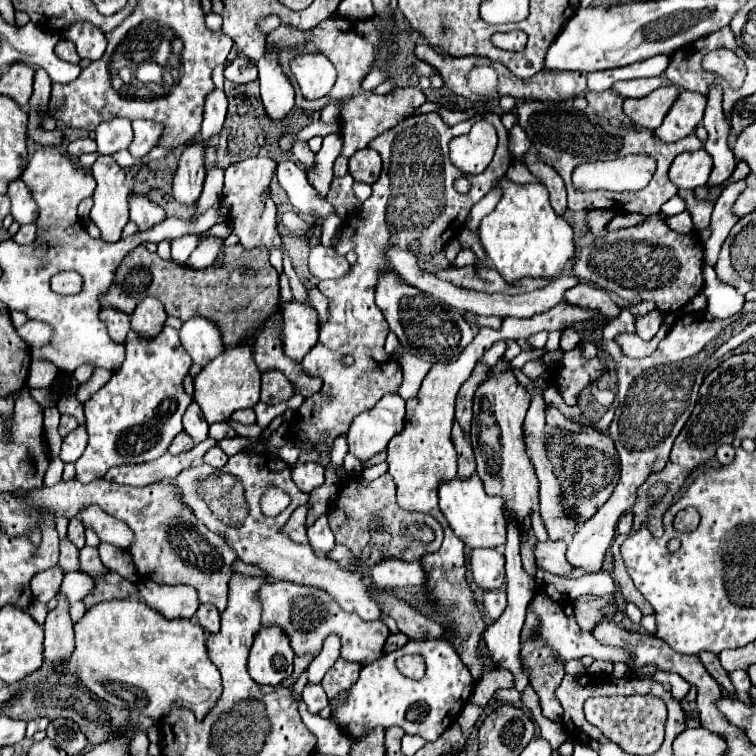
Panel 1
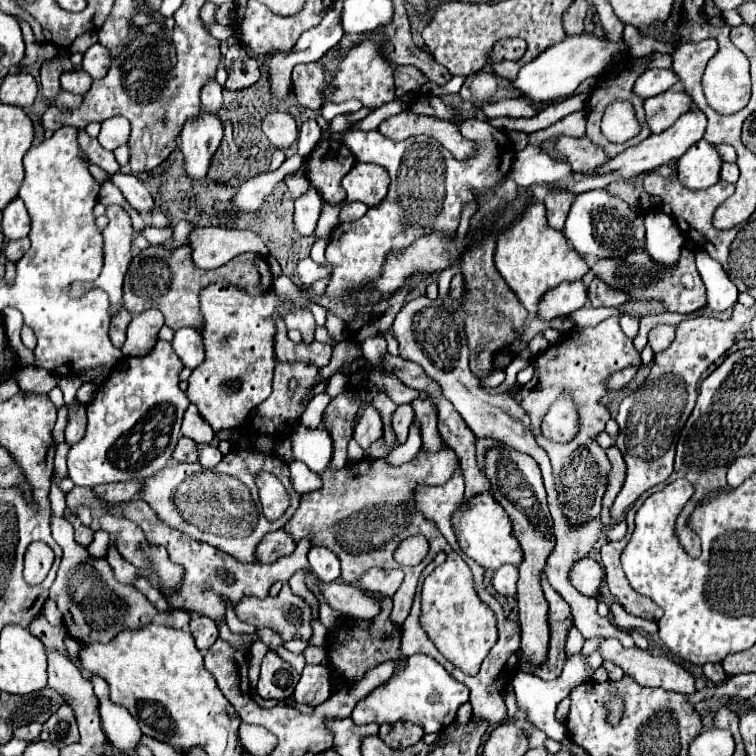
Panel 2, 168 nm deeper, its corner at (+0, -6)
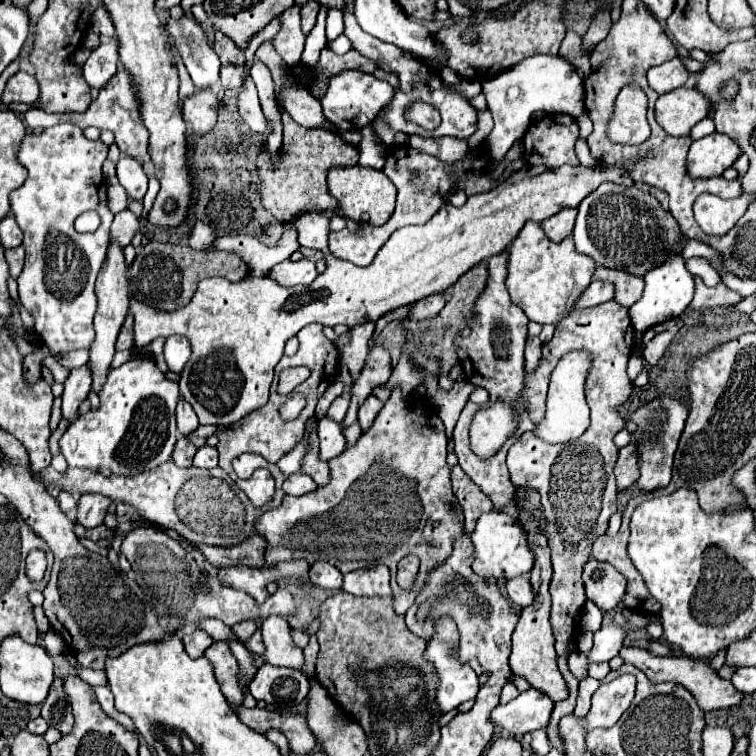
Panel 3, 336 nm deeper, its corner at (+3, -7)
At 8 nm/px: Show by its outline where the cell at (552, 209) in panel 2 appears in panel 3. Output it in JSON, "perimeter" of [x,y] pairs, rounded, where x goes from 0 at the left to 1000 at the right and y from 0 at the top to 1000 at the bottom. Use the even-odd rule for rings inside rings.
{"perimeter":[[[749,275],[733,283],[730,288],[722,288],[722,294],[717,294],[714,299],[730,320],[741,320],[757,310],[759,291],[762,291],[762,275]]]}

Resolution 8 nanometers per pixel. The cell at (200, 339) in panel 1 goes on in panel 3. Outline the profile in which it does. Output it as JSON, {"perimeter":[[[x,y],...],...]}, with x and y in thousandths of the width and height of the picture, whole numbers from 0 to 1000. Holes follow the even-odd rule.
{"perimeter":[[[230,442],[220,447],[217,455],[217,474],[228,492],[241,492],[246,479],[251,476],[251,452],[249,447],[241,447],[238,442]]]}

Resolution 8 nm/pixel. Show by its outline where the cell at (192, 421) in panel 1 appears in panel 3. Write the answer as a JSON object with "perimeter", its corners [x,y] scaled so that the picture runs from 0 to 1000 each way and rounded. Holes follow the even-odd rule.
{"perimeter":[[[238,529],[238,532],[235,532],[233,553],[235,553],[235,569],[238,569],[241,577],[251,577],[251,574],[259,571],[262,563],[265,563],[259,545],[254,542],[254,537],[251,537],[246,529]]]}

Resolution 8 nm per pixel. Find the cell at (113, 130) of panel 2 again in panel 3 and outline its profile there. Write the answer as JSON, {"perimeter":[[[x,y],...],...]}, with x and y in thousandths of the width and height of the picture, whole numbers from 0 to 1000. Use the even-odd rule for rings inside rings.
{"perimeter":[[[74,164],[61,169],[56,177],[37,177],[24,198],[26,217],[37,225],[34,241],[13,257],[16,283],[30,306],[29,324],[33,328],[33,348],[29,362],[24,365],[24,392],[29,405],[45,421],[45,439],[56,458],[66,463],[69,471],[93,466],[93,463],[119,463],[124,452],[124,415],[130,394],[124,386],[127,362],[140,341],[140,320],[146,310],[148,280],[140,267],[140,241],[135,233],[135,214],[143,206],[143,193],[135,185],[114,185],[108,172],[98,164]],[[127,278],[135,296],[122,310],[106,310],[98,304],[98,291],[114,280]]]}

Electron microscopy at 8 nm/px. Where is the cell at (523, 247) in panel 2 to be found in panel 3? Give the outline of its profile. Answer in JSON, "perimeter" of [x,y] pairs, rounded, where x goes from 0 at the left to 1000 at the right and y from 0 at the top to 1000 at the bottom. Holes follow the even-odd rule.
{"perimeter":[[[696,294],[688,310],[672,328],[672,365],[669,381],[683,405],[712,429],[738,429],[754,410],[767,386],[780,376],[786,362],[786,344],[759,331],[757,315],[728,320],[709,294]]]}

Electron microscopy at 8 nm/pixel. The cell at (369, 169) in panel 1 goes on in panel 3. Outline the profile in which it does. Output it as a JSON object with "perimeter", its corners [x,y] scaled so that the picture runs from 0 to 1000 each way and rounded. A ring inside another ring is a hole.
{"perimeter":[[[476,217],[458,222],[447,220],[434,228],[434,251],[447,265],[447,275],[452,278],[452,283],[471,294],[489,294],[495,299],[503,299],[521,280],[524,249],[516,241],[516,235],[511,235],[511,230],[503,225],[484,222]]]}

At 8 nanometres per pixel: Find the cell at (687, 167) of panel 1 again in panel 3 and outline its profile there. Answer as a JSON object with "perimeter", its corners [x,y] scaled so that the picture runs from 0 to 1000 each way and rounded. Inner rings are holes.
{"perimeter":[[[939,177],[915,188],[910,198],[913,235],[947,235],[979,206],[976,190],[960,177]]]}

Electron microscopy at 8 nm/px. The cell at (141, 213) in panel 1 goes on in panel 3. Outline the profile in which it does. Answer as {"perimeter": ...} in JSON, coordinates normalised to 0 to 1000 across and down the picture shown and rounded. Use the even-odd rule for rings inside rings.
{"perimeter":[[[161,206],[153,217],[153,233],[156,233],[156,238],[159,238],[159,243],[167,251],[172,265],[188,265],[190,262],[196,235],[193,235],[188,217],[183,212]]]}

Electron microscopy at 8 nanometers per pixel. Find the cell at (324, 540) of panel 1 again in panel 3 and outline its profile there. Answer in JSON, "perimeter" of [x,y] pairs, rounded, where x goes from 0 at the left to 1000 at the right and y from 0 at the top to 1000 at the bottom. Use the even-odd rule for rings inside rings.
{"perimeter":[[[415,743],[415,749],[410,751],[410,770],[426,778],[450,778],[452,759],[447,751],[437,749],[434,743]]]}

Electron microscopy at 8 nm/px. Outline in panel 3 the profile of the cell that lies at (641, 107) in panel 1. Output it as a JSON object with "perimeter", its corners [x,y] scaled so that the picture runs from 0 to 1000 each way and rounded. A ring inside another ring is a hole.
{"perimeter":[[[894,116],[868,132],[868,161],[886,180],[907,180],[939,146],[939,135],[918,116]]]}

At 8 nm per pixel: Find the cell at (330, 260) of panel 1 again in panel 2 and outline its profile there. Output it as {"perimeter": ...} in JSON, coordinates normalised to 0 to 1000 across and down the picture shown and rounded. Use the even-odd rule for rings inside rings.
{"perimeter":[[[403,340],[396,345],[393,351],[393,369],[398,372],[398,377],[411,377],[422,369],[427,369],[433,364],[433,356],[422,348],[417,348],[411,340]]]}

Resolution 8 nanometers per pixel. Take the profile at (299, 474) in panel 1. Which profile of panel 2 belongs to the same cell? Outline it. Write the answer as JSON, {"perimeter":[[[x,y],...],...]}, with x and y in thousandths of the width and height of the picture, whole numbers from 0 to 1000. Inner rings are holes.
{"perimeter":[[[388,610],[388,612],[382,615],[382,620],[385,620],[385,642],[388,642],[388,647],[390,647],[396,655],[409,652],[409,649],[425,644],[425,628],[414,626],[403,612]]]}

